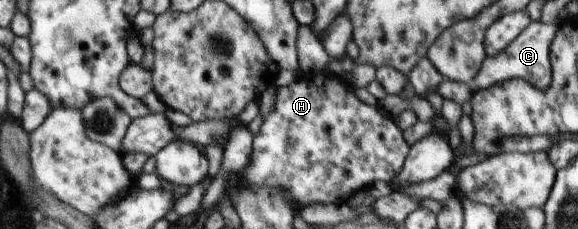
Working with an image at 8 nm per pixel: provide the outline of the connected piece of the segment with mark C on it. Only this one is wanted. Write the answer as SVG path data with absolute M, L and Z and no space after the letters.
M532 21L529 27L521 32L503 52L495 57L486 57L477 73L475 88L489 89L493 85L501 84L505 80L521 78L533 83L537 89L545 91L552 81L551 45L556 39L558 24Z

